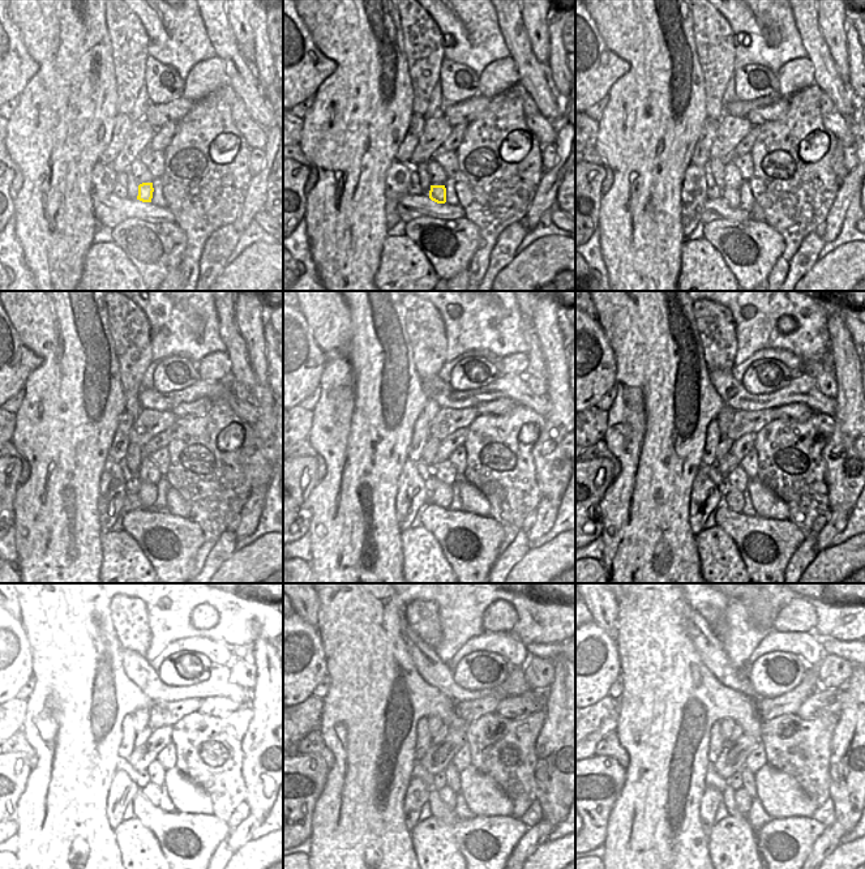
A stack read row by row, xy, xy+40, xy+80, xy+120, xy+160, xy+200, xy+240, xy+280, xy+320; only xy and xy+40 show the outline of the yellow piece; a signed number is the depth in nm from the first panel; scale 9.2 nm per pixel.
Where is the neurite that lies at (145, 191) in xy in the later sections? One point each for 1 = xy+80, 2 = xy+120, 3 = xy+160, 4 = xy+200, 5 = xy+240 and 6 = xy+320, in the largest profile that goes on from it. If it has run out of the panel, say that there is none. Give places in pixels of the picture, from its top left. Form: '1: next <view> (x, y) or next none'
1: next xy+80 (731, 196)
2: next xy+120 (148, 493)
3: next xy+160 (441, 496)
4: next xy+200 (733, 500)
5: next xy+240 (151, 792)
6: next xy+320 (743, 800)

